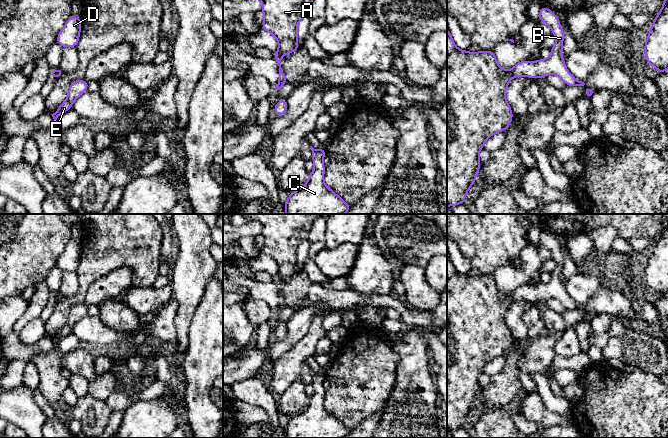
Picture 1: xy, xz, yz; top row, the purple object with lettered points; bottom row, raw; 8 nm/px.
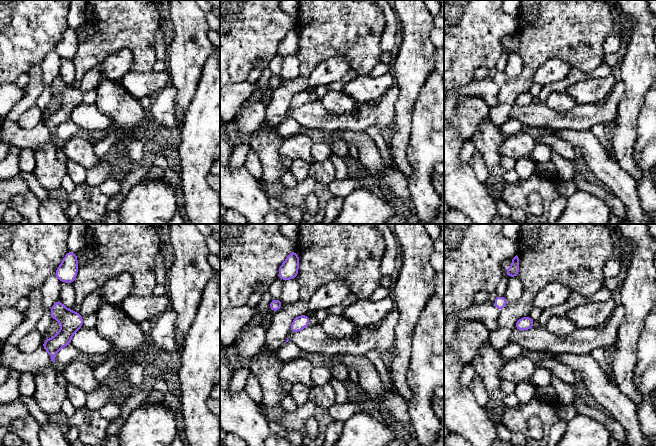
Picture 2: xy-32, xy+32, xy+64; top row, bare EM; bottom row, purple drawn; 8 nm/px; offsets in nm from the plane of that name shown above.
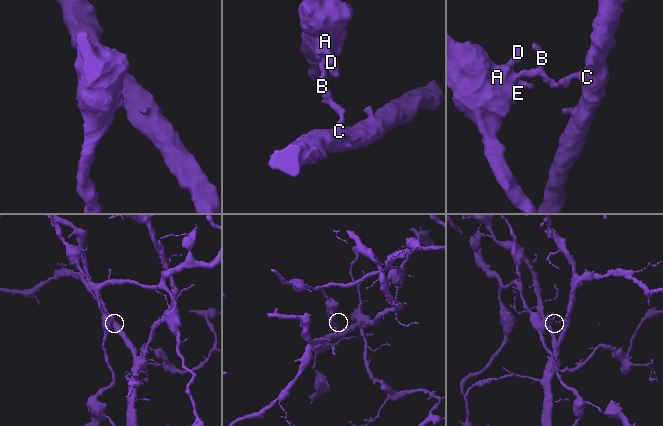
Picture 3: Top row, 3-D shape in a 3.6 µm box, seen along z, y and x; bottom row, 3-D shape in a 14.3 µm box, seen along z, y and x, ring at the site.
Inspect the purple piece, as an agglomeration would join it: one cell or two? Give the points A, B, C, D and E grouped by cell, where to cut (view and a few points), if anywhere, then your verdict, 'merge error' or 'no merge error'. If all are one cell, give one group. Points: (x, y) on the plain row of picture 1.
A D E / B C | yz (510, 294), (512, 301) | merge error

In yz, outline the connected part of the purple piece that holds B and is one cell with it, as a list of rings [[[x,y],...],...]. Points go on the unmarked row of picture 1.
[[[543,230],[539,235],[539,245],[549,249],[557,263],[556,268],[551,272],[549,282],[546,284],[539,283],[536,286],[523,284],[511,293],[511,301],[526,300],[541,303],[548,298],[555,298],[566,307],[566,310],[584,310],[585,308],[582,305],[578,305],[569,297],[565,290],[565,284],[561,281],[564,256],[557,240]]]

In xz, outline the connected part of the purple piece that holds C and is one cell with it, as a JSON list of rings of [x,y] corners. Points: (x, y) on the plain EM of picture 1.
[[[325,372],[312,373],[314,394],[300,413],[293,415],[285,428],[286,438],[344,438],[352,430],[344,426],[333,414],[324,409],[323,381]]]

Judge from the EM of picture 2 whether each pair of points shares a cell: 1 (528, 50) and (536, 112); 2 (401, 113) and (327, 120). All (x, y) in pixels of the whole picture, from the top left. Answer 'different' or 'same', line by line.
1: different
2: different

